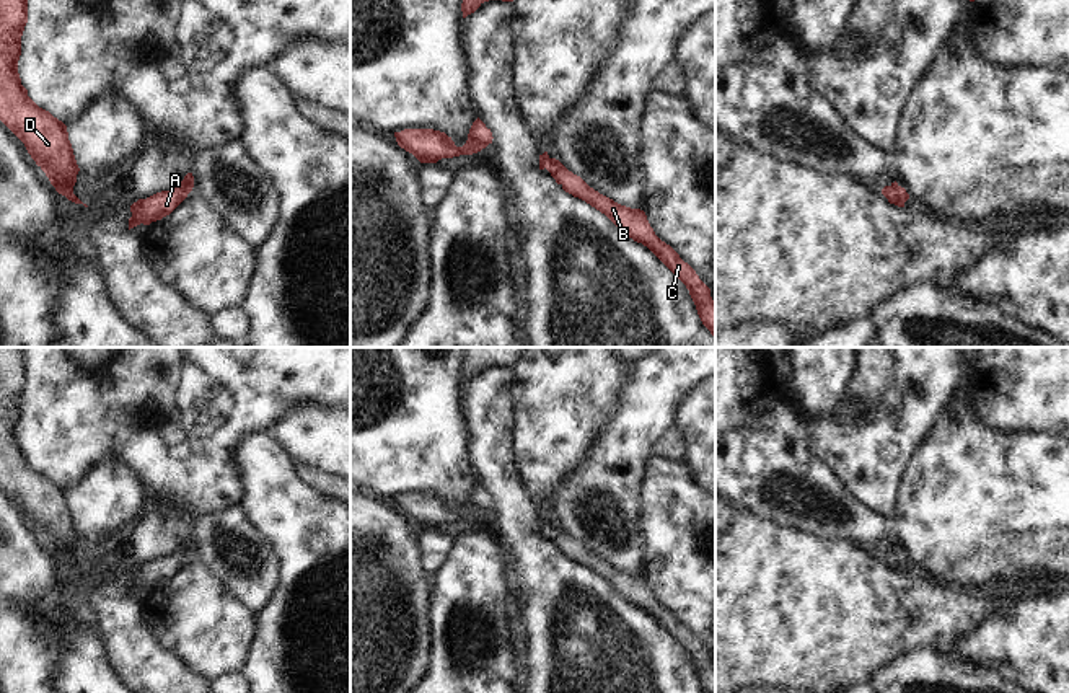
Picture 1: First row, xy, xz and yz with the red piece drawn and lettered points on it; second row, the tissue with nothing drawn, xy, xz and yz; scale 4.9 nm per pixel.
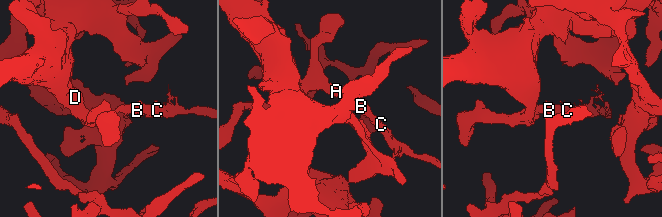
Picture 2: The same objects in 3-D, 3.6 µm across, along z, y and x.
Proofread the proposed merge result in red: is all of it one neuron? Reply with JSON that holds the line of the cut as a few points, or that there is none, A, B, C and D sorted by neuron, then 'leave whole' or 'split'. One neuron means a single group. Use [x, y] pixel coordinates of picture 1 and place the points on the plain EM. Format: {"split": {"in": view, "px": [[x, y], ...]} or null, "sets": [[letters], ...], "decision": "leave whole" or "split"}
{"split": null, "sets": [["A", "B", "C", "D"]], "decision": "leave whole"}

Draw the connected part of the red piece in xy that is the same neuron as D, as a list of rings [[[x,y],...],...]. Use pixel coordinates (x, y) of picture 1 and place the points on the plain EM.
[[[0,347],[0,486],[24,509],[55,556],[83,569],[73,551],[80,536],[67,491],[39,473],[21,450],[18,426],[28,388],[28,347]]]

